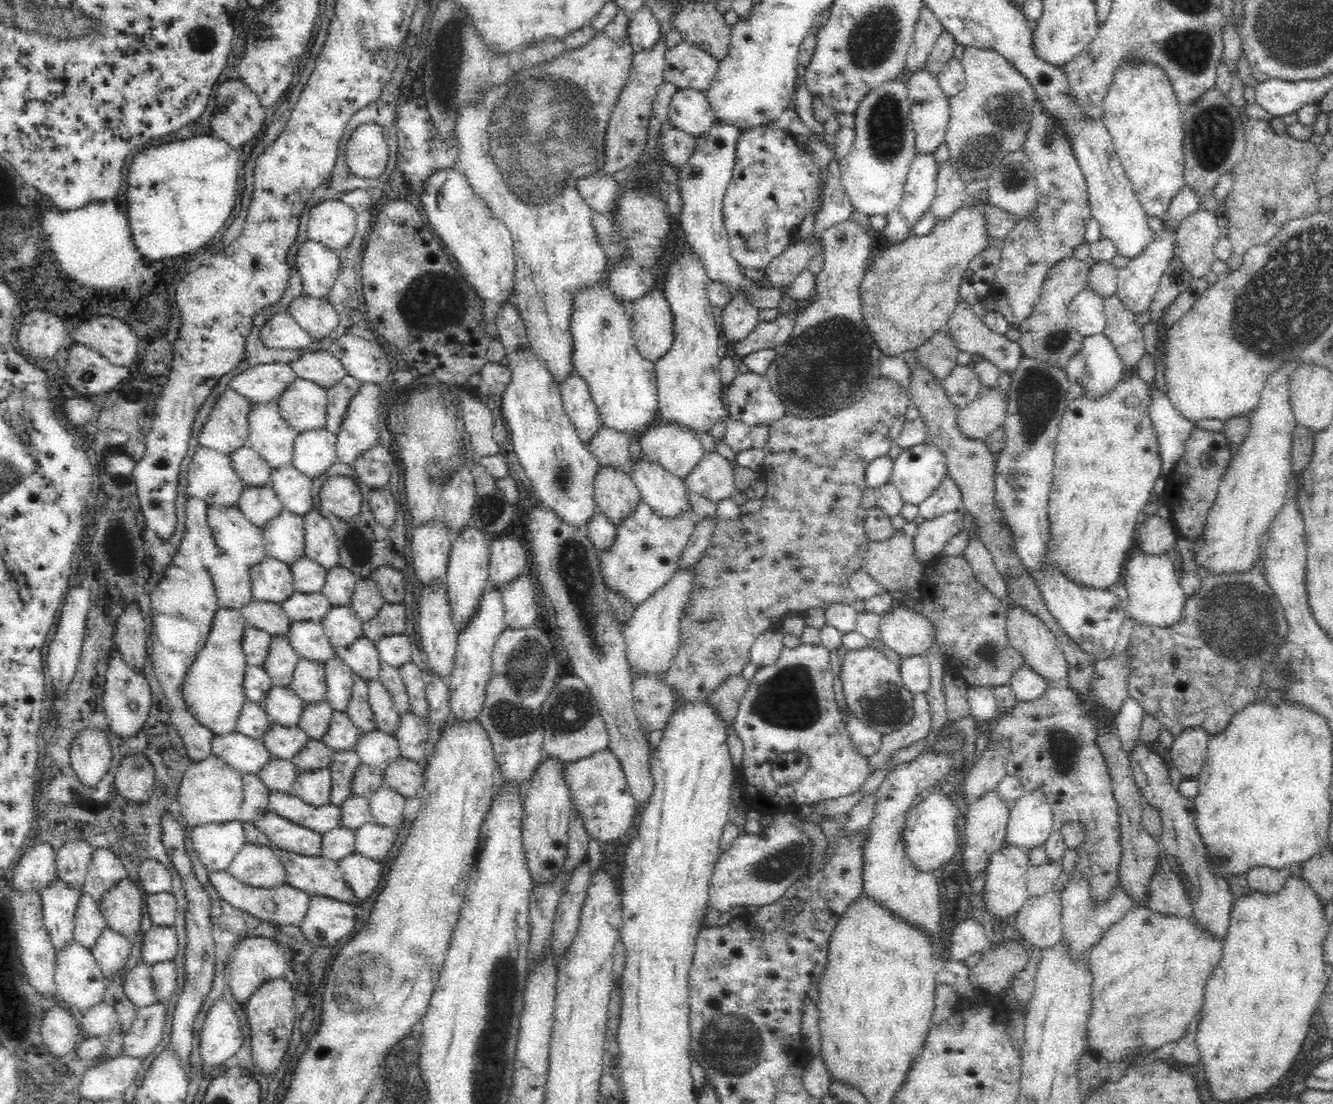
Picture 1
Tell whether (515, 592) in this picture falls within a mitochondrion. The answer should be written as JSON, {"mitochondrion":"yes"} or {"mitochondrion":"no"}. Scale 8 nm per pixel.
{"mitochondrion":"no"}

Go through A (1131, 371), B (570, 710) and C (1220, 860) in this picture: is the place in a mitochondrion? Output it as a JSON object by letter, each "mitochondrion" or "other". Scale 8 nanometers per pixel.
{"A":"other","B":"mitochondrion","C":"mitochondrion"}

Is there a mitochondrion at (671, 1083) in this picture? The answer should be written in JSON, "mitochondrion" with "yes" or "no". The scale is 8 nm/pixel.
{"mitochondrion":"no"}

